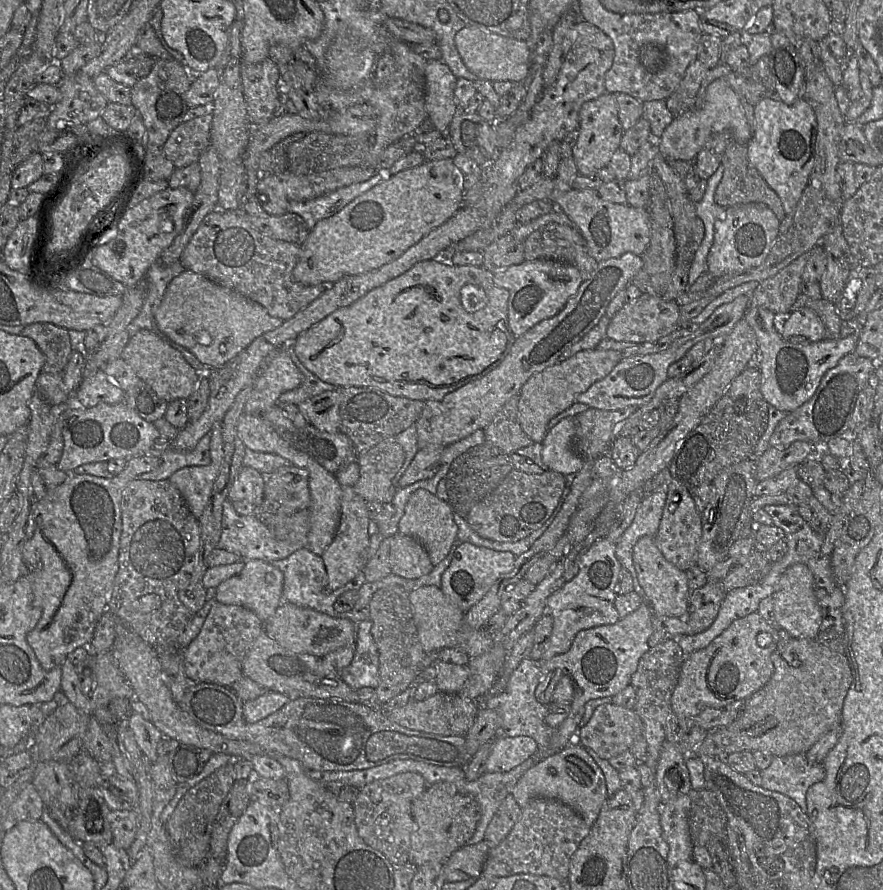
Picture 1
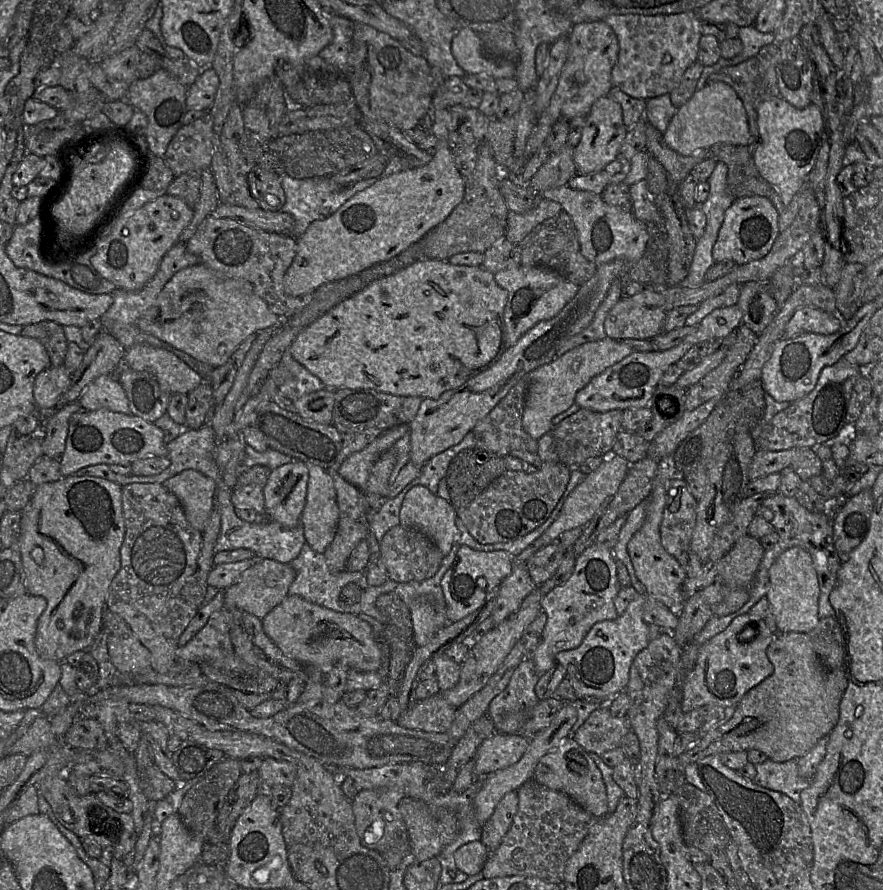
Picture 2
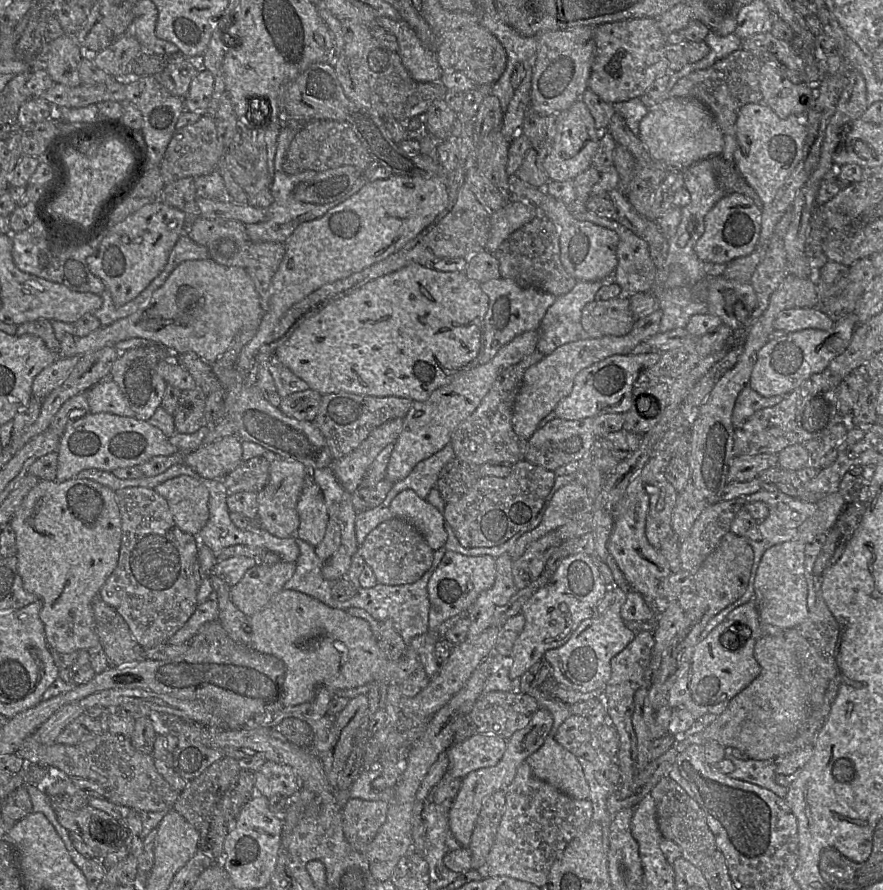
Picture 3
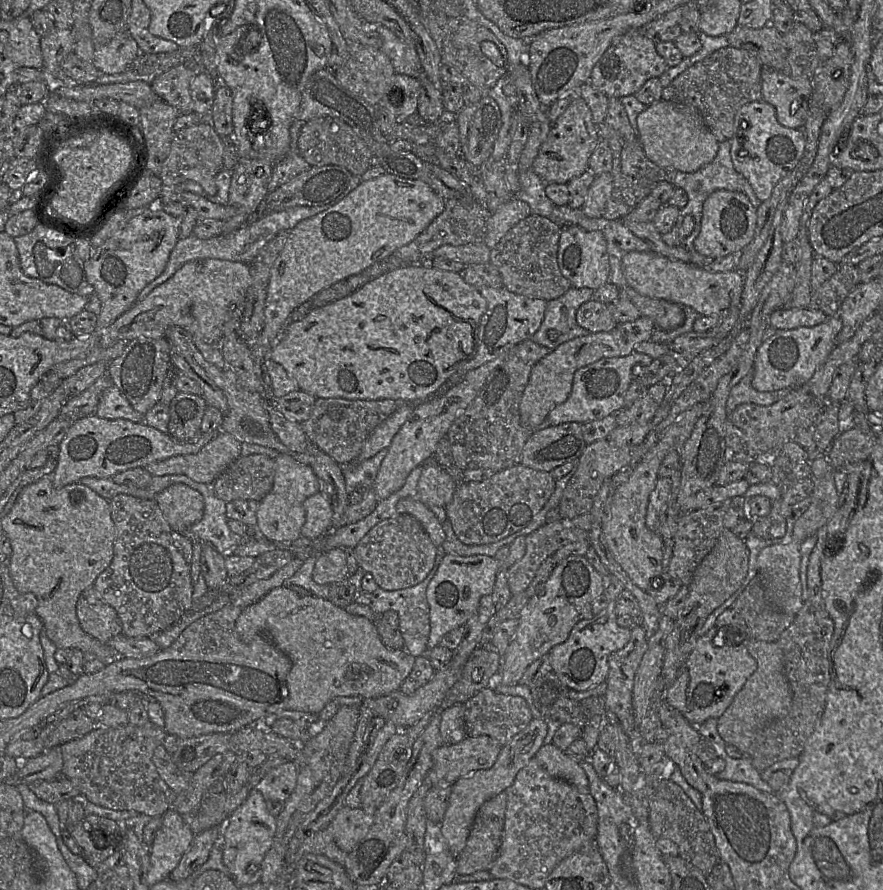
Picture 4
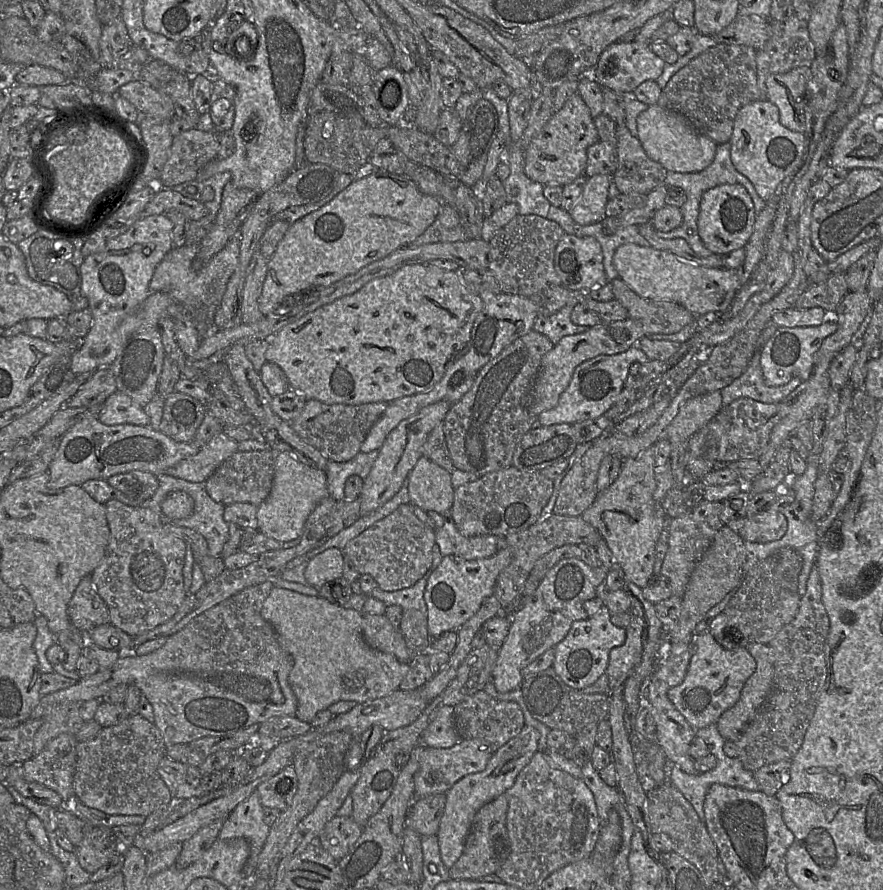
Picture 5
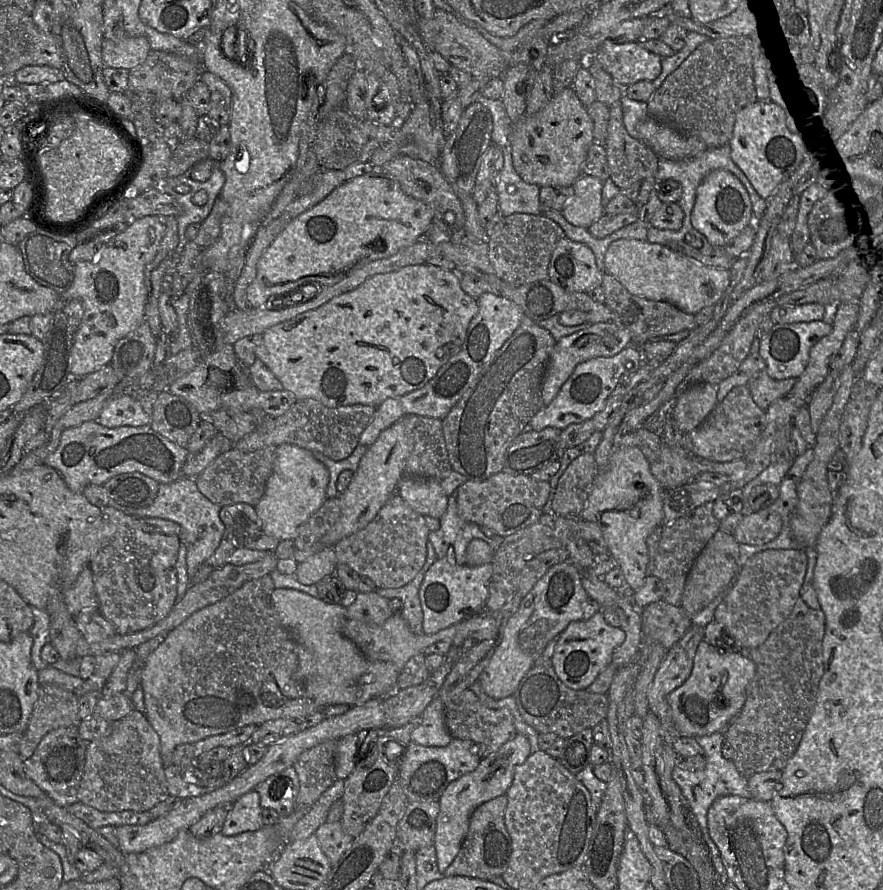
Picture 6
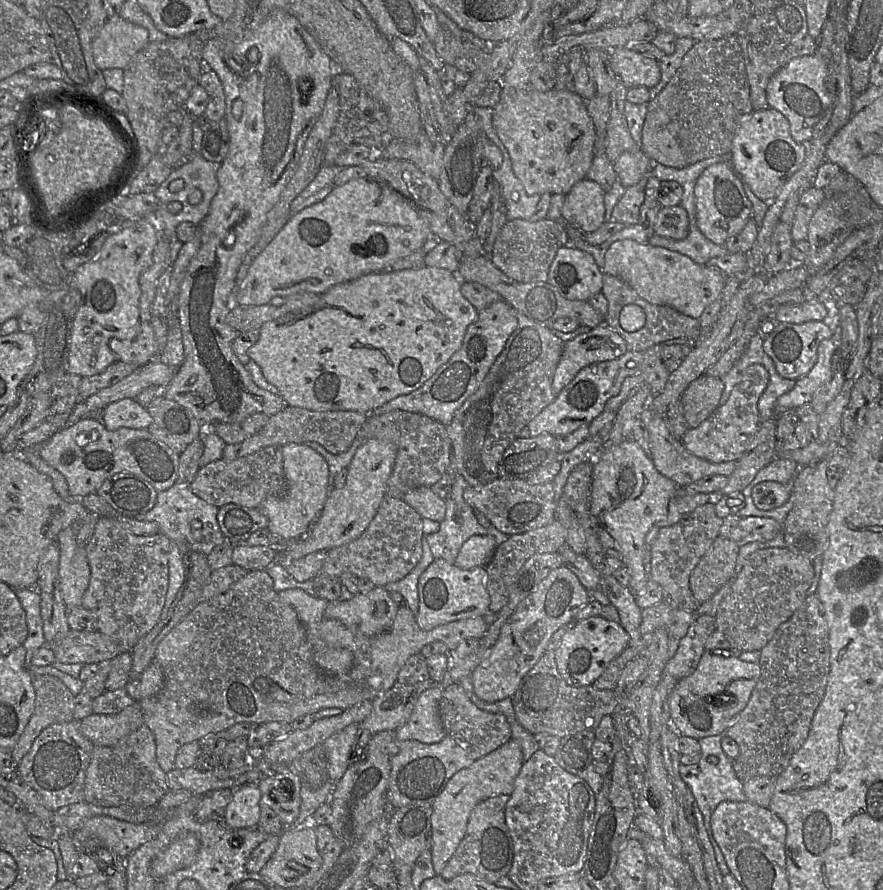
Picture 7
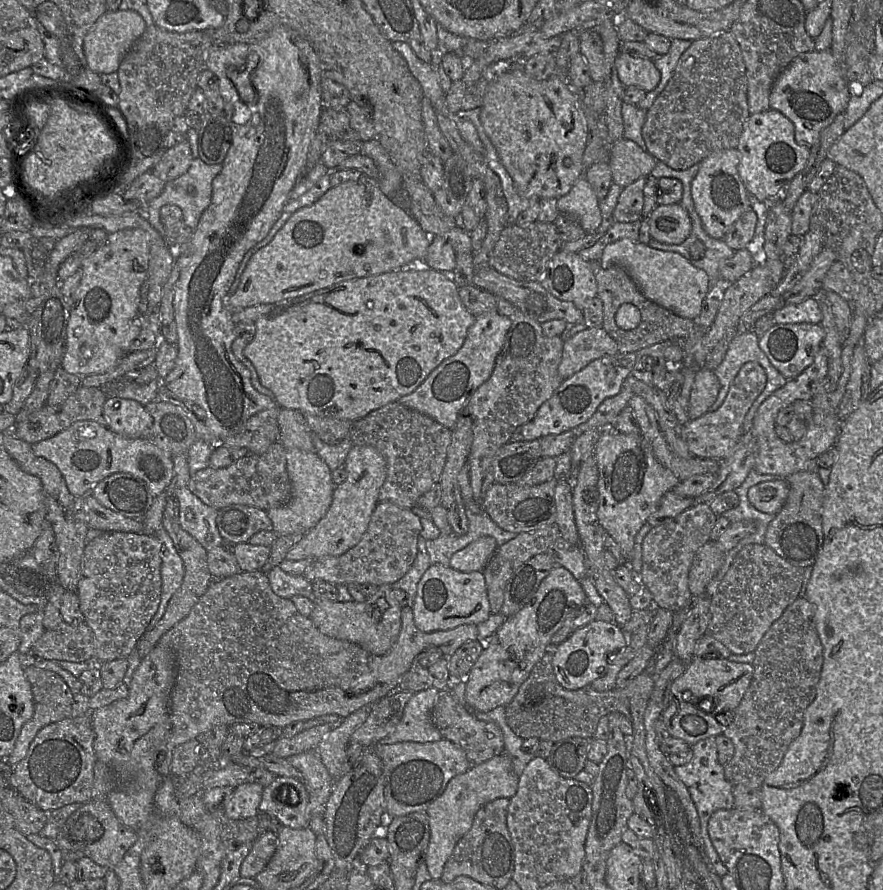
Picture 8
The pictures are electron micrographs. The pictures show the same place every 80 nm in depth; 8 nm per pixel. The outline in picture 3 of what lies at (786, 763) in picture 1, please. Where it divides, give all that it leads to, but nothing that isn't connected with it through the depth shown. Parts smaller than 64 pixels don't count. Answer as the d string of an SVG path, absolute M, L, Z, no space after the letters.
M724 747L724 759L730 760L735 767L734 771L727 775L769 789L781 798L786 796L787 788L777 784L774 780L776 768L774 760L737 759L727 751L727 748L733 747Z

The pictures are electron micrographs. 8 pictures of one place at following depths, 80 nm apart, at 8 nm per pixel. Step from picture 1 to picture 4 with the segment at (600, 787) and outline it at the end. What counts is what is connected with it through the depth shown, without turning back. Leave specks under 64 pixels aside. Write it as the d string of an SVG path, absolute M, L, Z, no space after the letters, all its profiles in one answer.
M552 742L544 744L535 757L551 776L575 785L584 793L590 793L587 775L580 763Z

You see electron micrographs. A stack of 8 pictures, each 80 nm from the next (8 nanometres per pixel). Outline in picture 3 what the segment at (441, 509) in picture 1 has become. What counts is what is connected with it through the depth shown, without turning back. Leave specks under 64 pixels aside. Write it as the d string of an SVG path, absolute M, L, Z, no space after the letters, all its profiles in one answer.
M413 490L400 492L391 502L394 517L412 524L424 536L429 546L438 550L445 546L448 535L444 528L444 515Z

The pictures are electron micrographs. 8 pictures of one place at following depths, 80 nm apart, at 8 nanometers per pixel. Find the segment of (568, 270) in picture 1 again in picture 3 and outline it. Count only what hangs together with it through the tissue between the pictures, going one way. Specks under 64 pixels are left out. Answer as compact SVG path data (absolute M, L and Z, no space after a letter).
M500 277L481 283L481 289L489 297L489 308L484 318L481 333L481 349L476 365L490 361L495 354L515 337L535 331L547 309L554 303L556 296L534 287L521 287L514 280Z

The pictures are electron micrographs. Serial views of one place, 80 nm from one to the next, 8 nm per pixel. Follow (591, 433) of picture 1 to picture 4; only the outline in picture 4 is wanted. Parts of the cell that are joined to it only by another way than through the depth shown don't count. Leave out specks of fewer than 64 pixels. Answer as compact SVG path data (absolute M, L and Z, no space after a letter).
M581 423L550 425L531 433L523 447L520 463L550 472L566 462L577 460L586 445Z

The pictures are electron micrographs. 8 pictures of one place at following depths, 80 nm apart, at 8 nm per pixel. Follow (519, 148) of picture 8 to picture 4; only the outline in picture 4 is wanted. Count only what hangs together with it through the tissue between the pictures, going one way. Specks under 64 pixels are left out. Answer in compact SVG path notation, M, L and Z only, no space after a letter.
M574 96L565 111L552 124L531 168L546 183L567 184L588 169L589 157L599 140L590 108L580 96Z

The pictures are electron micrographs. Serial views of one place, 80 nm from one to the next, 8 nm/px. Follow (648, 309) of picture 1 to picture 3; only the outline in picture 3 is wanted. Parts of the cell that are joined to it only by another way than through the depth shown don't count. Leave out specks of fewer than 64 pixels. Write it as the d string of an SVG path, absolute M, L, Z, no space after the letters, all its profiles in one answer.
M617 297L587 303L582 309L580 323L590 338L600 338L628 334L635 320L629 308L629 300Z

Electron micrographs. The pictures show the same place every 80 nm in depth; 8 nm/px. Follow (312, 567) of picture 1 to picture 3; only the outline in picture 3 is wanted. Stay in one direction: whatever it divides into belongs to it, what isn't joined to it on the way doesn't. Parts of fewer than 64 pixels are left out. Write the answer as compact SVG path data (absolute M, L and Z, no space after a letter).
M298 537L296 543L300 548L300 555L295 562L296 571L284 588L302 592L332 608L346 611L346 608L337 607L337 600L331 593L335 581L322 576L323 561L317 556L315 547Z

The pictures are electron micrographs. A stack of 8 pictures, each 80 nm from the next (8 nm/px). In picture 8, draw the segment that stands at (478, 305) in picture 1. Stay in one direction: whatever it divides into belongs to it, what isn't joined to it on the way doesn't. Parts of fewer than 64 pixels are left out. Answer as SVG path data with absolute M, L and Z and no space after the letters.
M425 265L342 281L328 288L273 304L280 310L255 322L256 334L244 348L244 354L255 366L261 384L273 392L275 403L280 408L350 421L362 419L373 410L397 402L402 396L412 393L442 361L453 356L462 347L469 327L476 320L459 297L459 287L453 281L453 272L440 272Z

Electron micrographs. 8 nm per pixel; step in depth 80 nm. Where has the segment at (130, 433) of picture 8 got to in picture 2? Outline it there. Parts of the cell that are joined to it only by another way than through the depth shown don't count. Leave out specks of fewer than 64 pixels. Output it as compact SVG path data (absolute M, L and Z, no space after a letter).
M101 375L96 378L79 398L85 411L108 409L113 412L132 414L126 393L113 375Z

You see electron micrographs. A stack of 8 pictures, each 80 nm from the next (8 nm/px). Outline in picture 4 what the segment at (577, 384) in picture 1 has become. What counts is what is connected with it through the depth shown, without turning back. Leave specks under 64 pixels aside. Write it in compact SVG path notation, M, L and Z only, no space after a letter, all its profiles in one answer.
M647 316L636 320L618 323L610 331L589 333L562 343L540 359L532 368L529 382L521 396L519 404L520 424L530 432L547 418L548 413L569 396L575 372L601 358L629 355L636 344L650 340L655 325Z

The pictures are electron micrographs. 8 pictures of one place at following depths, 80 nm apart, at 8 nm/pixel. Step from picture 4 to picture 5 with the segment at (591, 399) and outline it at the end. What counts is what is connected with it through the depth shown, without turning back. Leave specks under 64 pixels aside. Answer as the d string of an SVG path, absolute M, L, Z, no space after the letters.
M633 345L623 353L599 355L581 363L575 368L572 379L561 394L558 404L554 408L540 413L536 423L540 426L561 423L574 424L603 416L624 389L631 365L634 363L645 364L648 361L650 361L648 356L638 346Z

